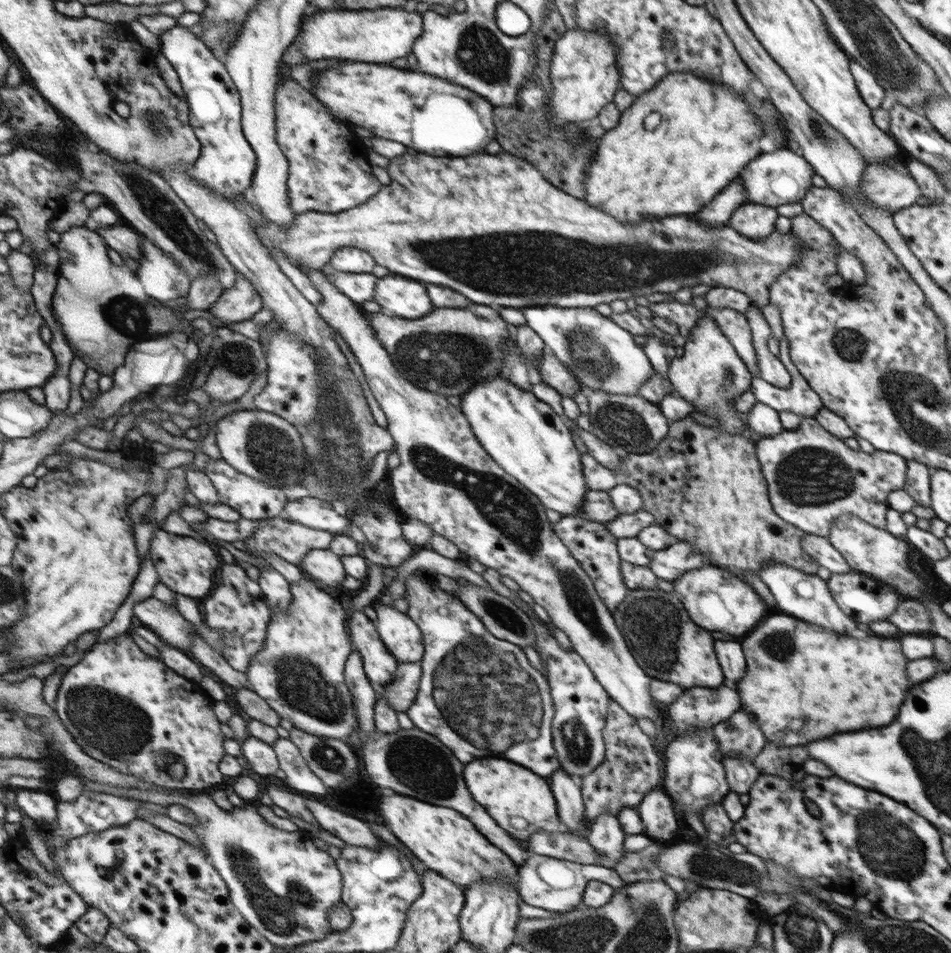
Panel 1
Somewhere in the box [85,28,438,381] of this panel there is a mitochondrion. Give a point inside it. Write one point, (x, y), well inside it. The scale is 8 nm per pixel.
(169, 220)

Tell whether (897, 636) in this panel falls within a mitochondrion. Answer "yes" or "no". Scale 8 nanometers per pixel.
no

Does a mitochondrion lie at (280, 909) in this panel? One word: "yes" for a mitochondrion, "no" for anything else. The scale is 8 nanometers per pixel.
yes

